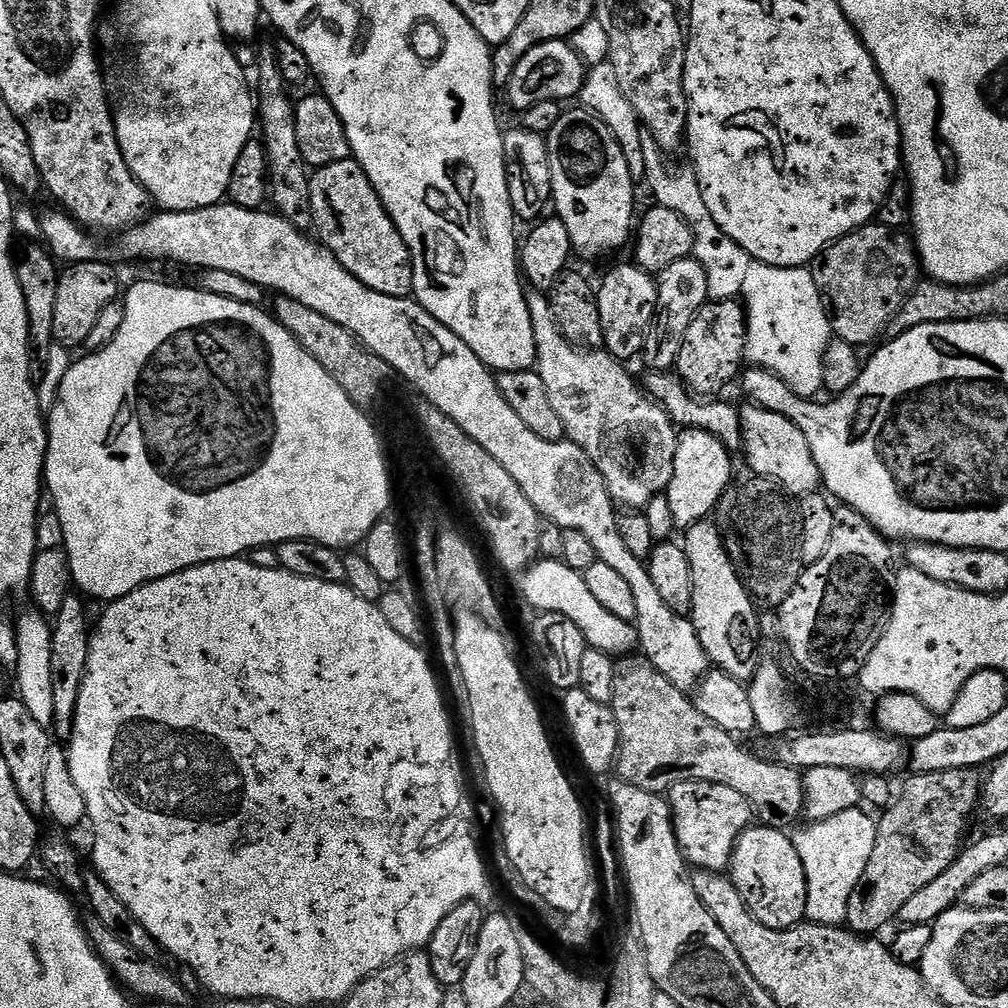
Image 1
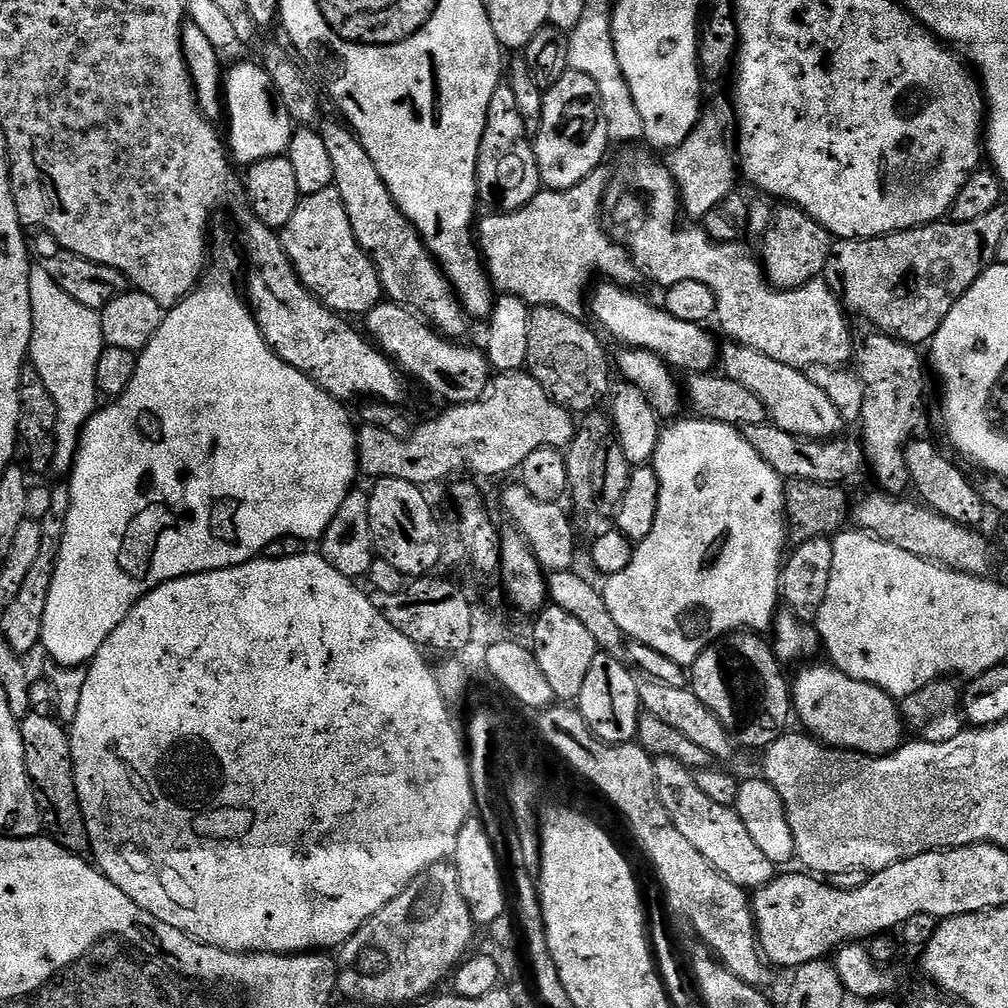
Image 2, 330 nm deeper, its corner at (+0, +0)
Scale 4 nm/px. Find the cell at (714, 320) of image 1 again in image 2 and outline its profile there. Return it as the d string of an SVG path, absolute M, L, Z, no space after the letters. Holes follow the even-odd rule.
M790 203L777 207L772 225L762 239L762 263L768 283L773 288L800 288L823 277L824 268L832 256L833 243L834 237L810 214Z

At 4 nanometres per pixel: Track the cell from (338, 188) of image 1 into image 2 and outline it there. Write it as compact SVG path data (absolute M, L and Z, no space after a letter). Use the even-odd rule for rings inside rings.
M335 186L328 187L326 189L318 190L317 193L310 193L308 195L301 195L298 202L298 210L294 210L294 215L291 216L290 222L286 222L286 226L280 232L280 241L282 246L286 250L286 254L290 258L290 262L296 268L296 272L300 276L300 280L305 284L308 289L312 291L312 295L317 296L324 305L332 312L338 312L345 317L353 318L352 316L363 317L373 306L381 303L382 289L379 272L376 269L375 263L363 250L363 246L359 244L358 238L355 237L354 230L351 228L350 218L347 217L346 206L343 204L342 194Z

